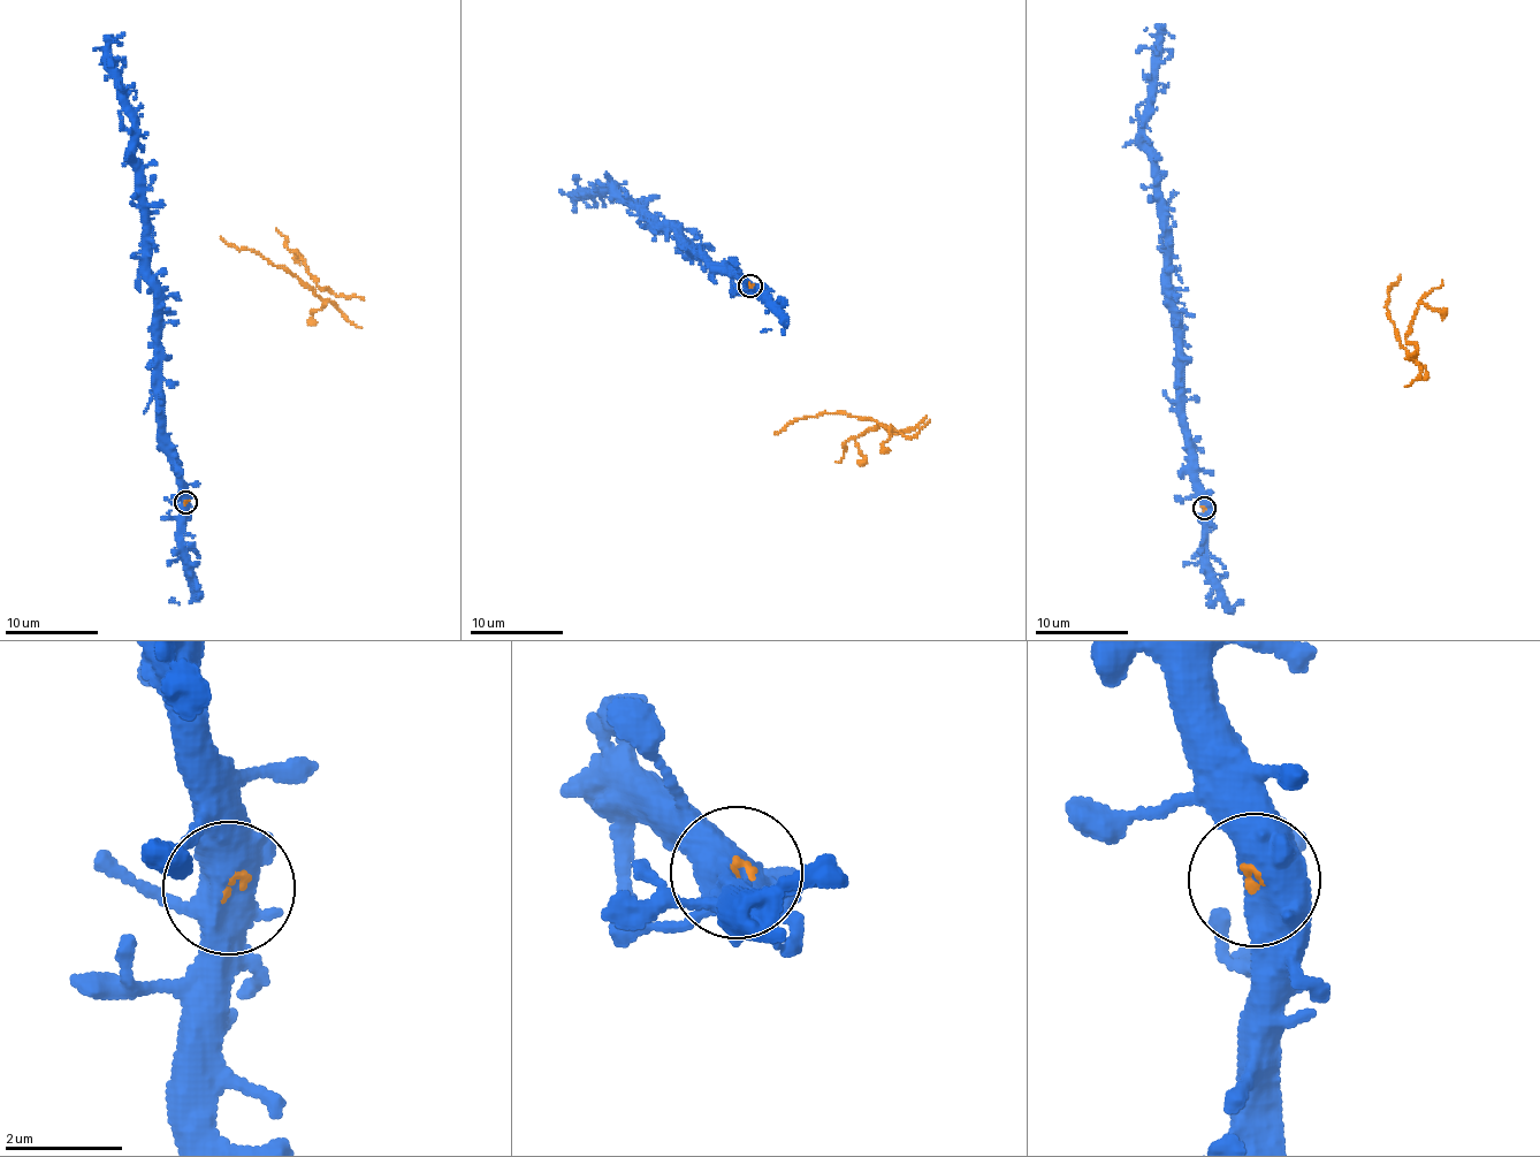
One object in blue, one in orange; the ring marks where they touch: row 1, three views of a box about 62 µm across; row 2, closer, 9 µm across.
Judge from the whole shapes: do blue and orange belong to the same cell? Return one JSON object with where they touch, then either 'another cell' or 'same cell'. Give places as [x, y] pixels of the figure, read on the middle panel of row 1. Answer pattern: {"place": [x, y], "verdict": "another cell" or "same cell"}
{"place": [751, 286], "verdict": "same cell"}

